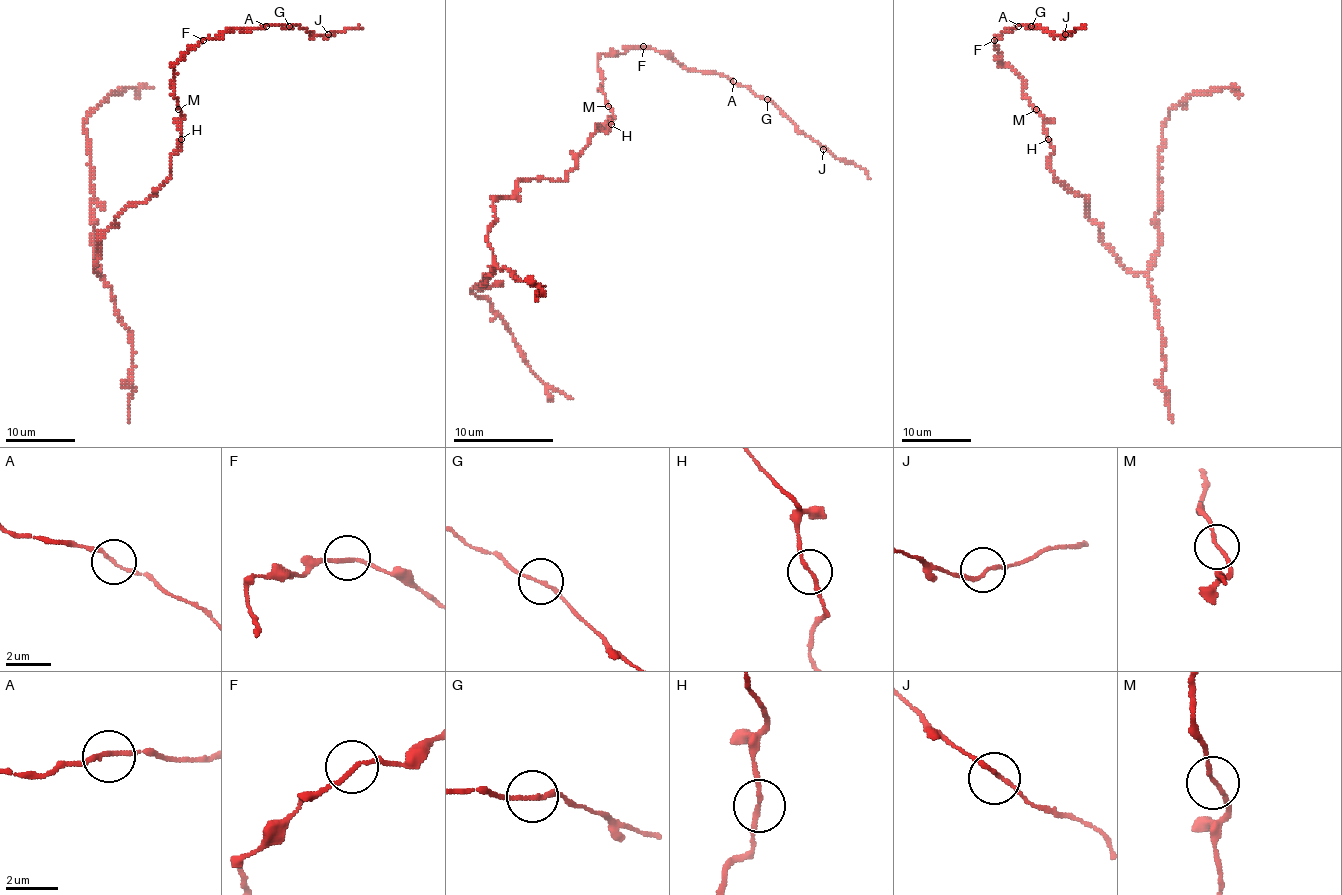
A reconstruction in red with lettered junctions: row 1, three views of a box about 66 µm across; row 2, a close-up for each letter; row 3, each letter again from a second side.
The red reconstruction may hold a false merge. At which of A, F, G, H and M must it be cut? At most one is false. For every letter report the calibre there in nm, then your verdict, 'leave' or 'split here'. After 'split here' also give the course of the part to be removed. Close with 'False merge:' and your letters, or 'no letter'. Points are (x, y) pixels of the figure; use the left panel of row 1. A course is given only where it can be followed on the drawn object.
A: calibre 150 nm; leave
F: calibre 150 nm; leave
G: calibre 150 nm; leave
H: calibre 160 nm; leave
M: calibre 140 nm; leave
False merge: no letter

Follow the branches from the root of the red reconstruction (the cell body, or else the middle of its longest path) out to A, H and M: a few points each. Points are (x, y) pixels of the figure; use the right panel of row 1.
A: (1081, 195), (1053, 176), (1044, 118), (1025, 95), (1025, 81), (999, 62), (995, 38), (1018, 26)
H: (1081, 195), (1072, 193), (1053, 176), (1048, 163), (1053, 148), (1048, 139)
M: (1081, 195), (1072, 193), (1053, 176), (1048, 163), (1053, 148), (1046, 134), (1044, 118), (1036, 109)

